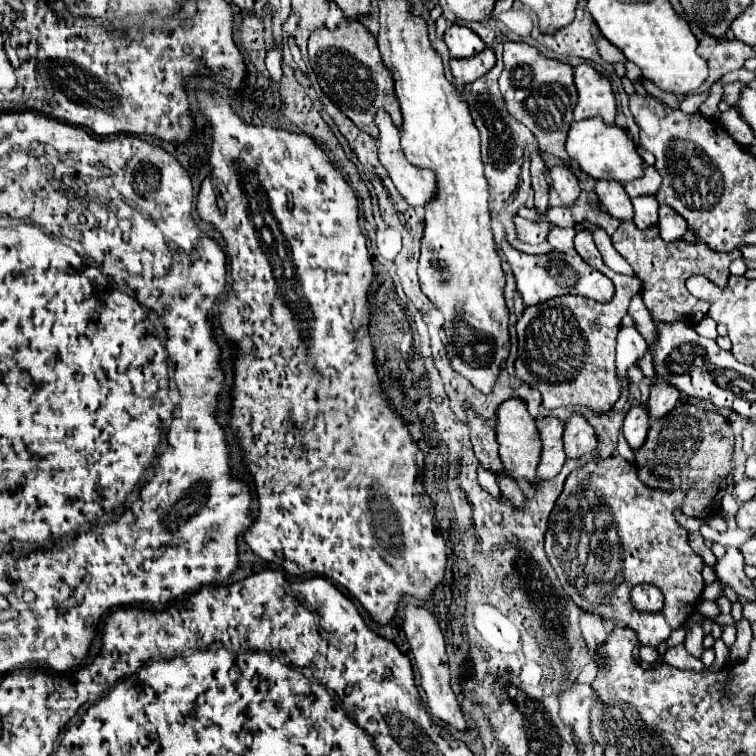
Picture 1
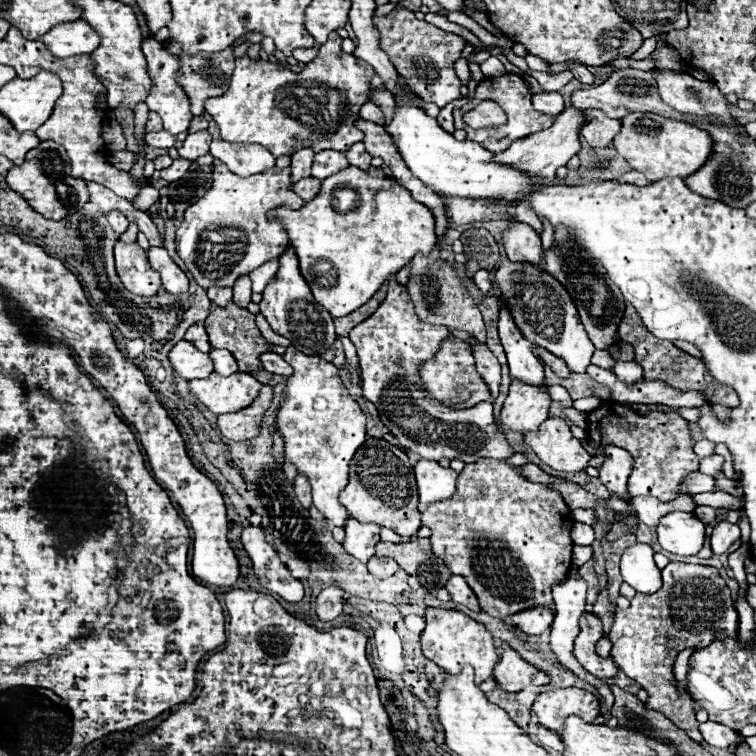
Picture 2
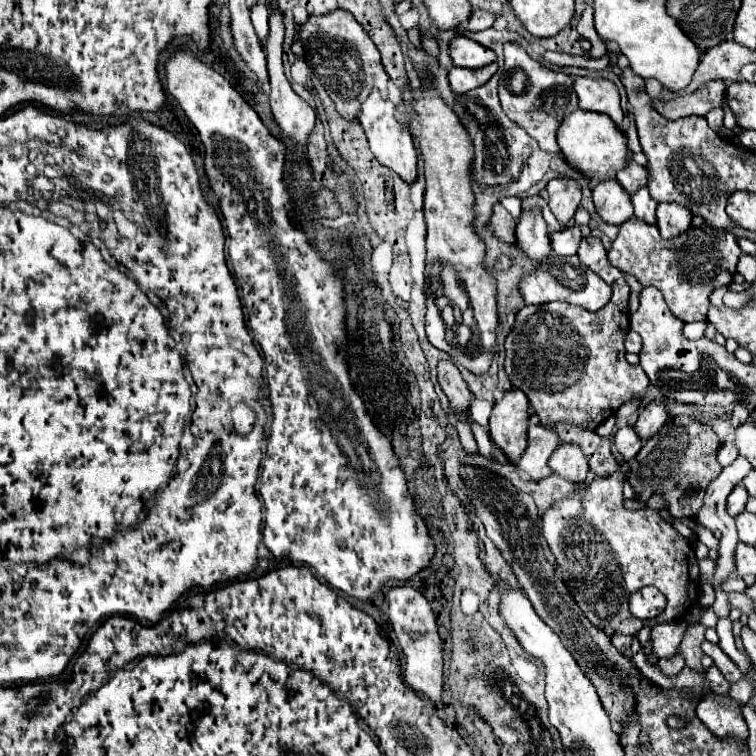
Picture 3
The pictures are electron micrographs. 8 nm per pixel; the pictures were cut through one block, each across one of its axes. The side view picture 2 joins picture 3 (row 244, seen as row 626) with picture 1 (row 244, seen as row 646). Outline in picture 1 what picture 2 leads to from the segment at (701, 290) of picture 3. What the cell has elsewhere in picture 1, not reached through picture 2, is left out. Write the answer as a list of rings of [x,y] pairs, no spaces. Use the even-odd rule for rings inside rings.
[[[634,222],[620,224],[620,228],[612,236],[612,246],[632,266],[634,274],[644,282],[642,298],[652,318],[658,322],[686,322],[692,328],[708,314],[710,304],[706,300],[694,298],[686,290],[684,282],[694,274],[702,274],[708,276],[708,280],[714,282],[718,288],[722,288],[728,282],[730,262],[742,256],[740,250],[732,250],[726,254],[714,252],[708,246],[704,246],[704,242],[694,242],[694,244],[688,244],[684,240],[662,242],[658,226],[648,226],[646,230],[640,230],[634,226]]]

